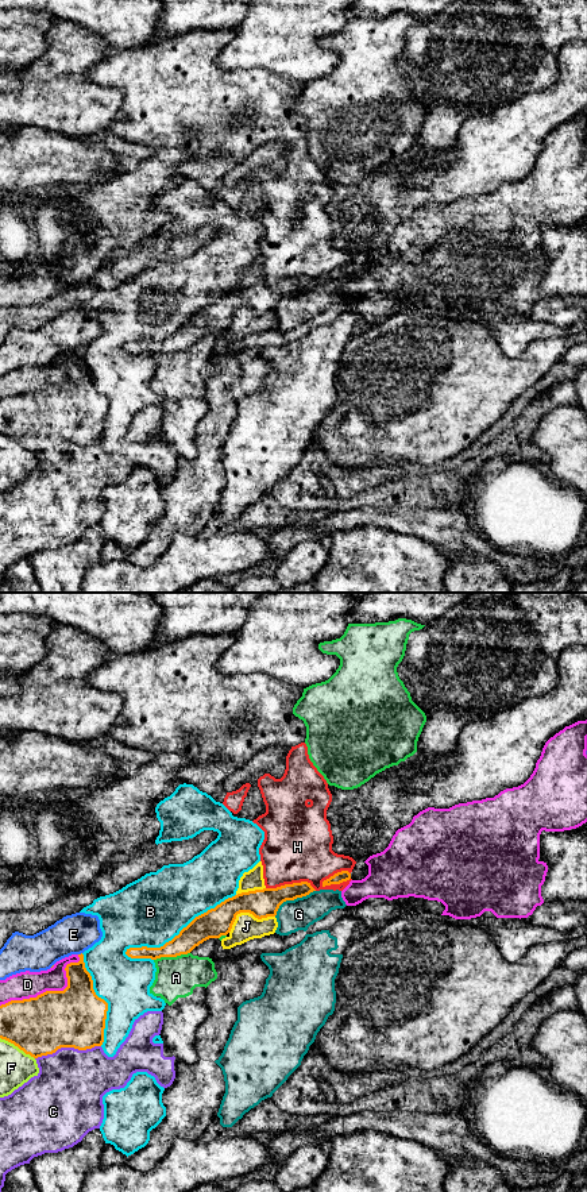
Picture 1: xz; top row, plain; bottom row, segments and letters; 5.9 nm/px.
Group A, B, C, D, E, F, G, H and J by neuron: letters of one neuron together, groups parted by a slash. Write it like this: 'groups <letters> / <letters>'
groups A / B / C / D / E / F / G H / J

